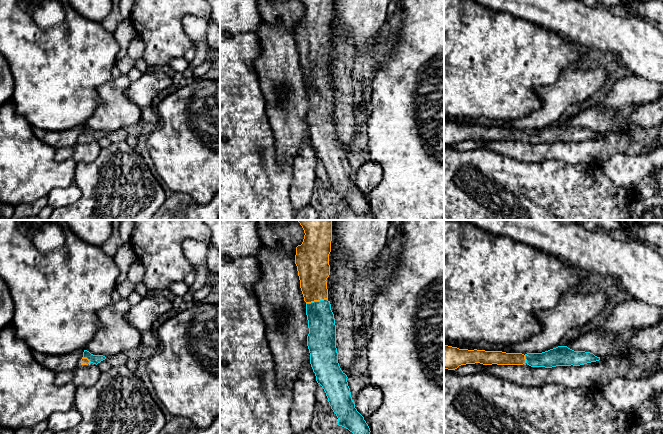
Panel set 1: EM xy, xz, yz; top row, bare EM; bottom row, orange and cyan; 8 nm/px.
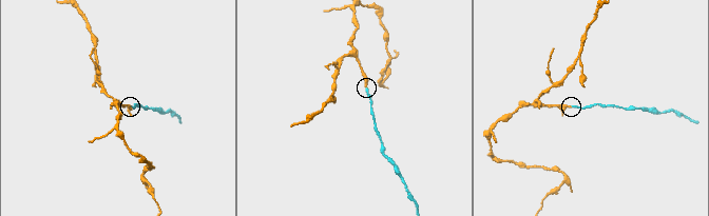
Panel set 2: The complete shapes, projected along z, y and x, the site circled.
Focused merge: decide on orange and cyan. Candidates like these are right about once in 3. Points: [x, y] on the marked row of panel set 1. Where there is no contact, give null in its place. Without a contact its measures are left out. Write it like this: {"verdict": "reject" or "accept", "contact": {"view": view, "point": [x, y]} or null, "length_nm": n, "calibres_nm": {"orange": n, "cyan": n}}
{"verdict": "accept", "contact": {"view": "xz", "point": [316, 300]}, "length_nm": 180, "calibres_nm": {"orange": 260, "cyan": 220}}

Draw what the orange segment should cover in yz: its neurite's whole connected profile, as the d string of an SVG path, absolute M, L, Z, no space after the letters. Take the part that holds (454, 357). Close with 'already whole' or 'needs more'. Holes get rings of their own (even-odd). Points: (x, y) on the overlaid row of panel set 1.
M444 345L444 369L455 370L461 365L523 365L552 368L556 366L580 366L599 361L600 357L585 351L574 351L558 346L542 353L506 353L502 351L468 350Z; needs more

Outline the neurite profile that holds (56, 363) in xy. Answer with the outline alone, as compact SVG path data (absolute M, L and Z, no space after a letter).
M75 350L65 355L47 355L41 352L32 351L34 359L44 368L55 374L64 371L73 371L81 365L84 350Z

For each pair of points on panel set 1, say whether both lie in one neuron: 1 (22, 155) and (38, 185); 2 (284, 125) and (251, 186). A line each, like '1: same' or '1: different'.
1: same
2: different

